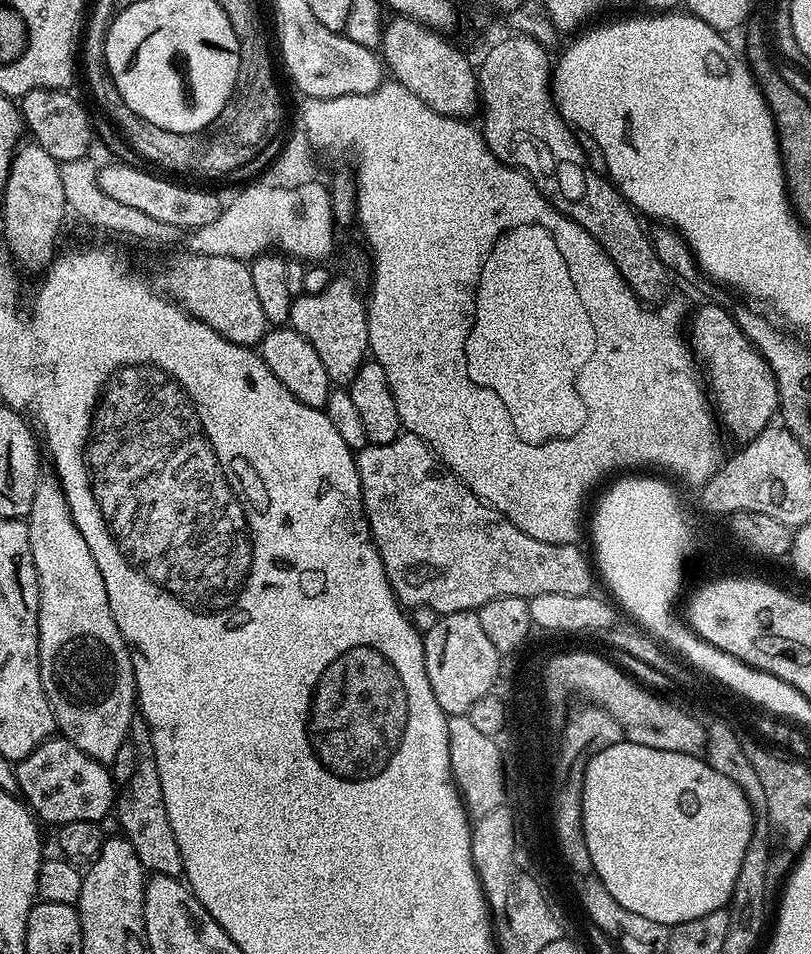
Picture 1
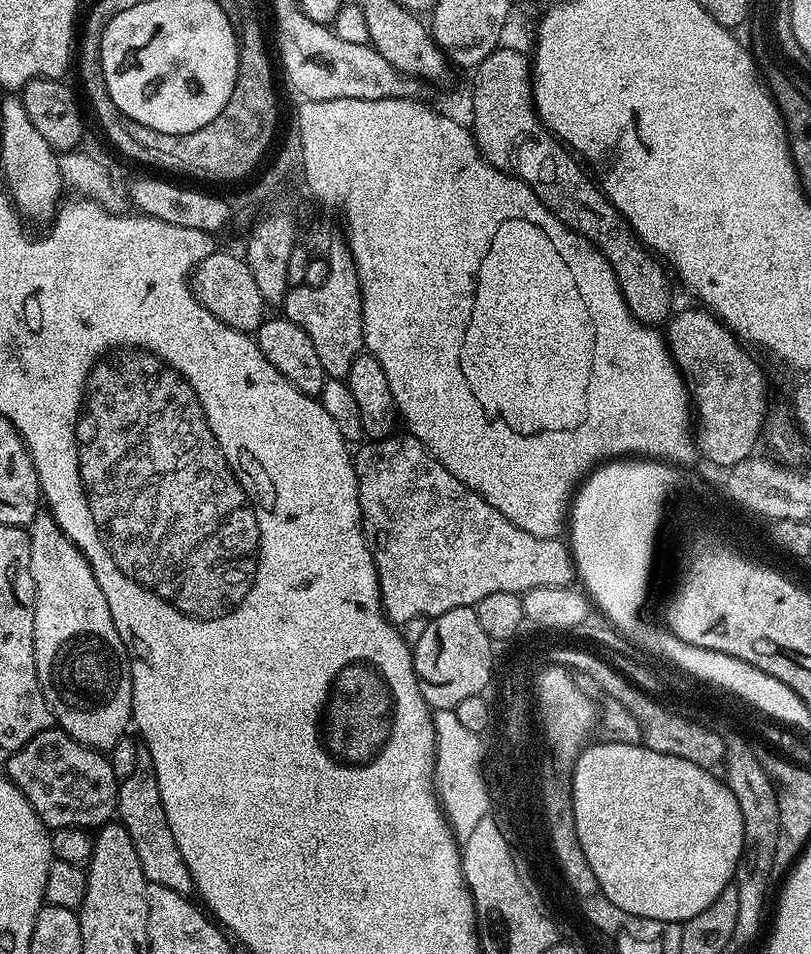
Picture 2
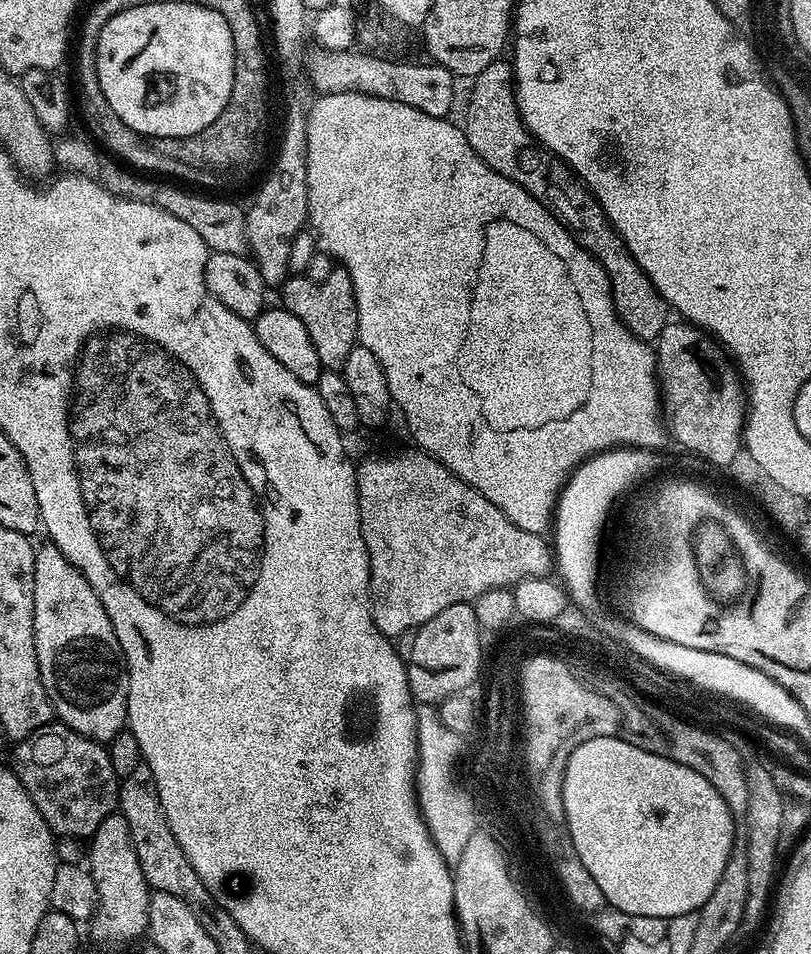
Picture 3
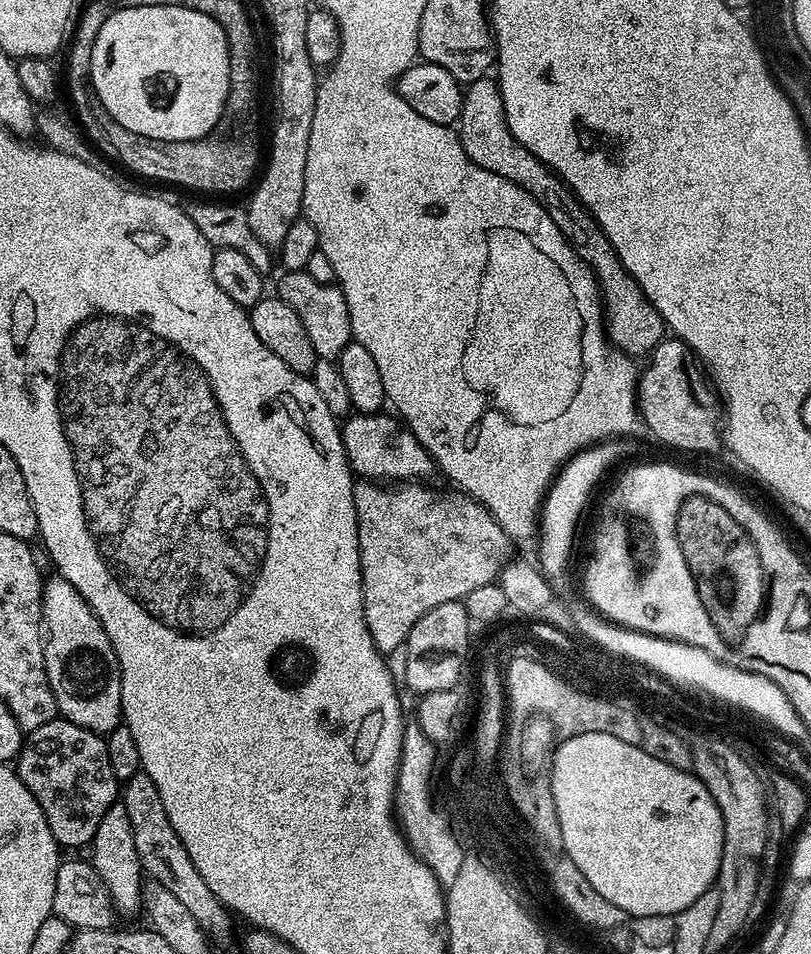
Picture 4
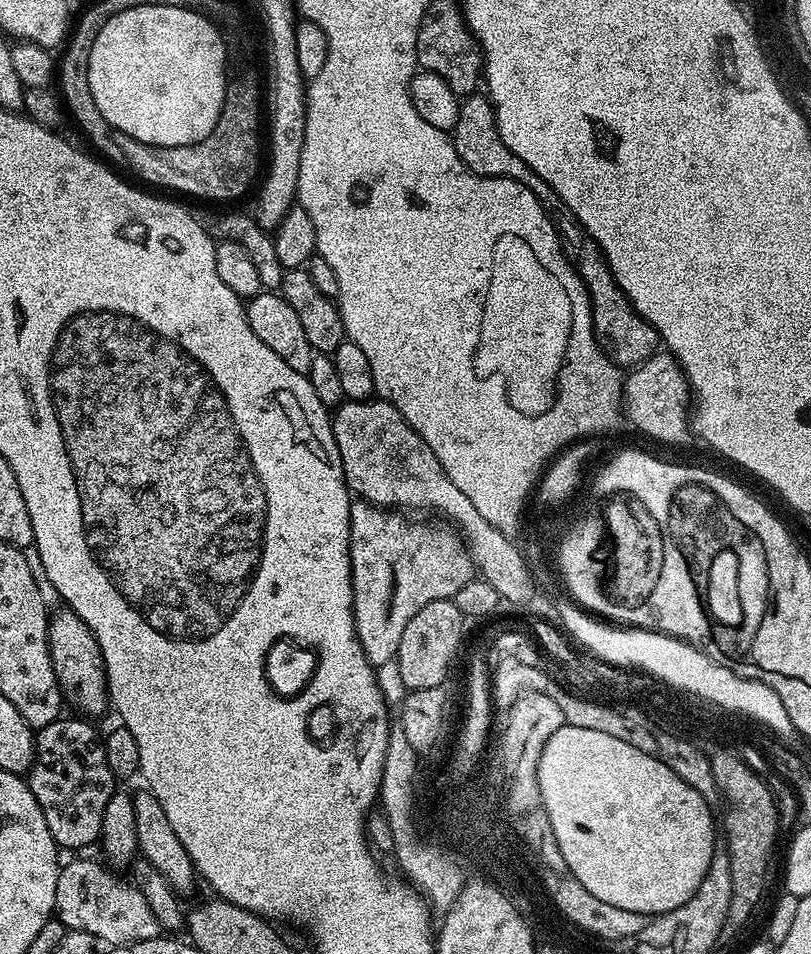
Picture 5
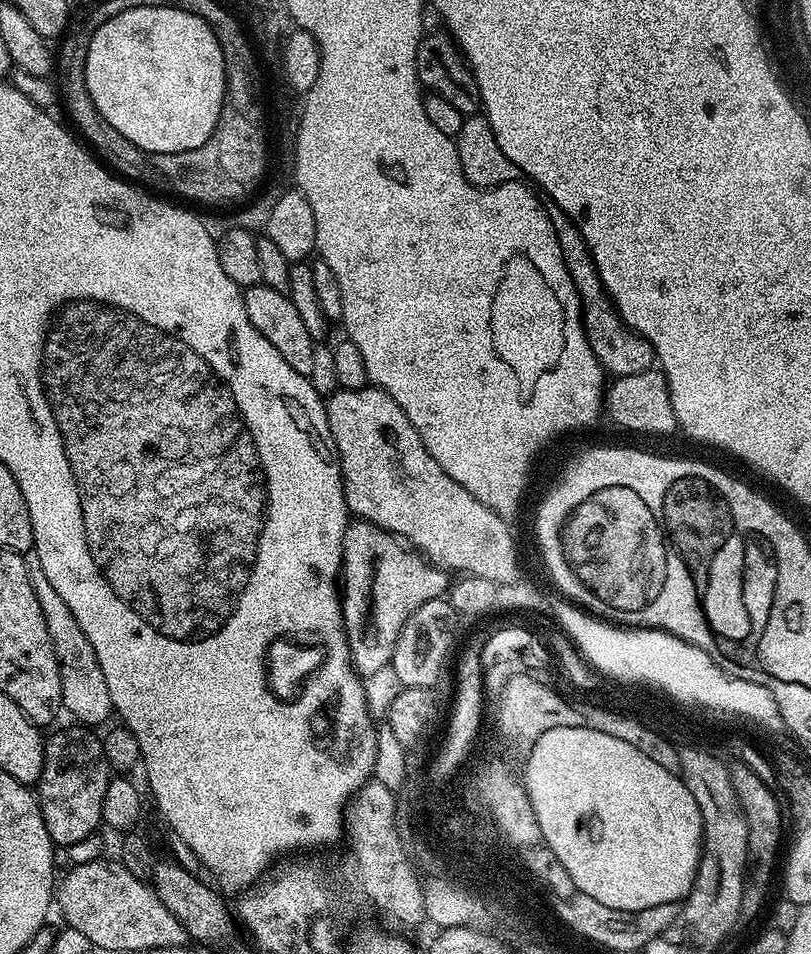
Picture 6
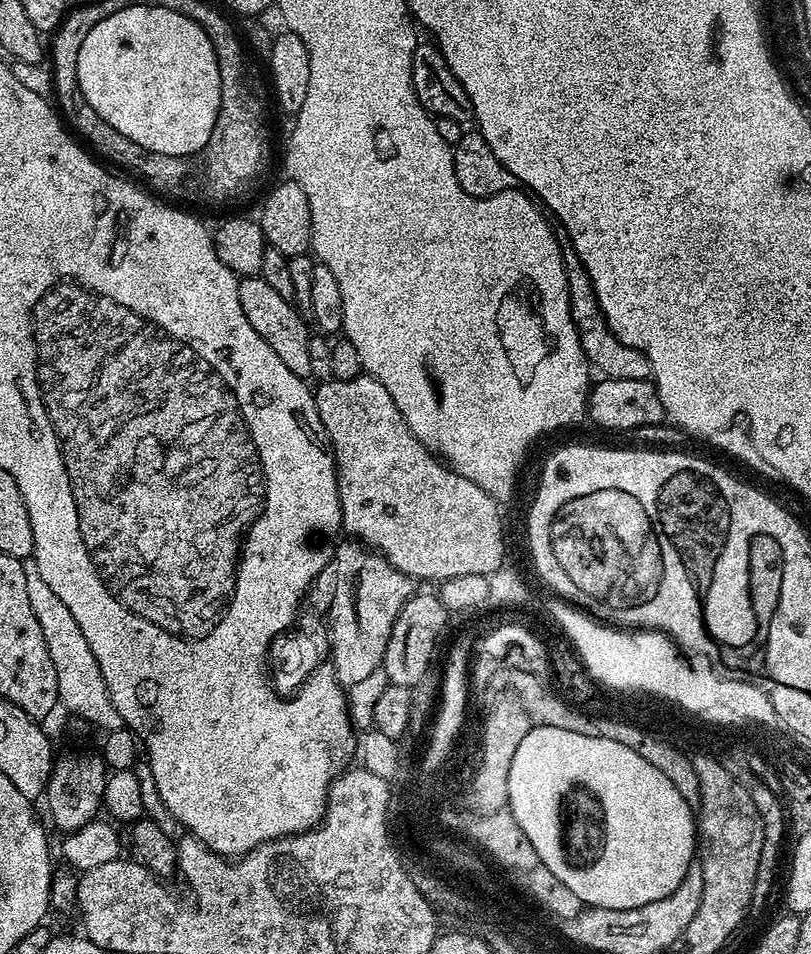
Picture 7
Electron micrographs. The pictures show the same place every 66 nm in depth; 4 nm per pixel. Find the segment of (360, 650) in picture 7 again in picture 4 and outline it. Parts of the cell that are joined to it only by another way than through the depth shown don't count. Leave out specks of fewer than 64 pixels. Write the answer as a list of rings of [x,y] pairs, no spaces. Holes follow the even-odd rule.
[[[361,479],[352,489],[358,518],[364,617],[370,638],[374,638],[374,646],[381,654],[387,654],[394,646],[407,641],[414,622],[418,622],[422,614],[434,610],[434,606],[442,606],[442,602],[463,601],[470,590],[493,583],[510,560],[508,535],[484,505],[459,490],[443,492],[440,488],[428,486],[424,482],[383,484]]]

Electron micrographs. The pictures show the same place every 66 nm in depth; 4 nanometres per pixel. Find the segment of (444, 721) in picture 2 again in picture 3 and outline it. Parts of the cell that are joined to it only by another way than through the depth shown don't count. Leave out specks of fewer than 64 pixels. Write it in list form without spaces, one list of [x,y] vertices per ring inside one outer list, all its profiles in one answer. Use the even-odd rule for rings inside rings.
[[[433,704],[415,705],[416,709],[416,745],[417,745],[417,803],[420,806],[420,813],[424,819],[424,824],[428,828],[428,832],[432,836],[436,848],[442,854],[445,863],[450,866],[455,866],[458,859],[462,858],[462,853],[466,850],[466,845],[470,840],[468,836],[473,836],[472,830],[472,810],[470,804],[464,802],[464,794],[457,791],[456,786],[452,783],[452,762],[456,756],[456,736],[450,732],[440,730],[438,724],[439,711]]]

